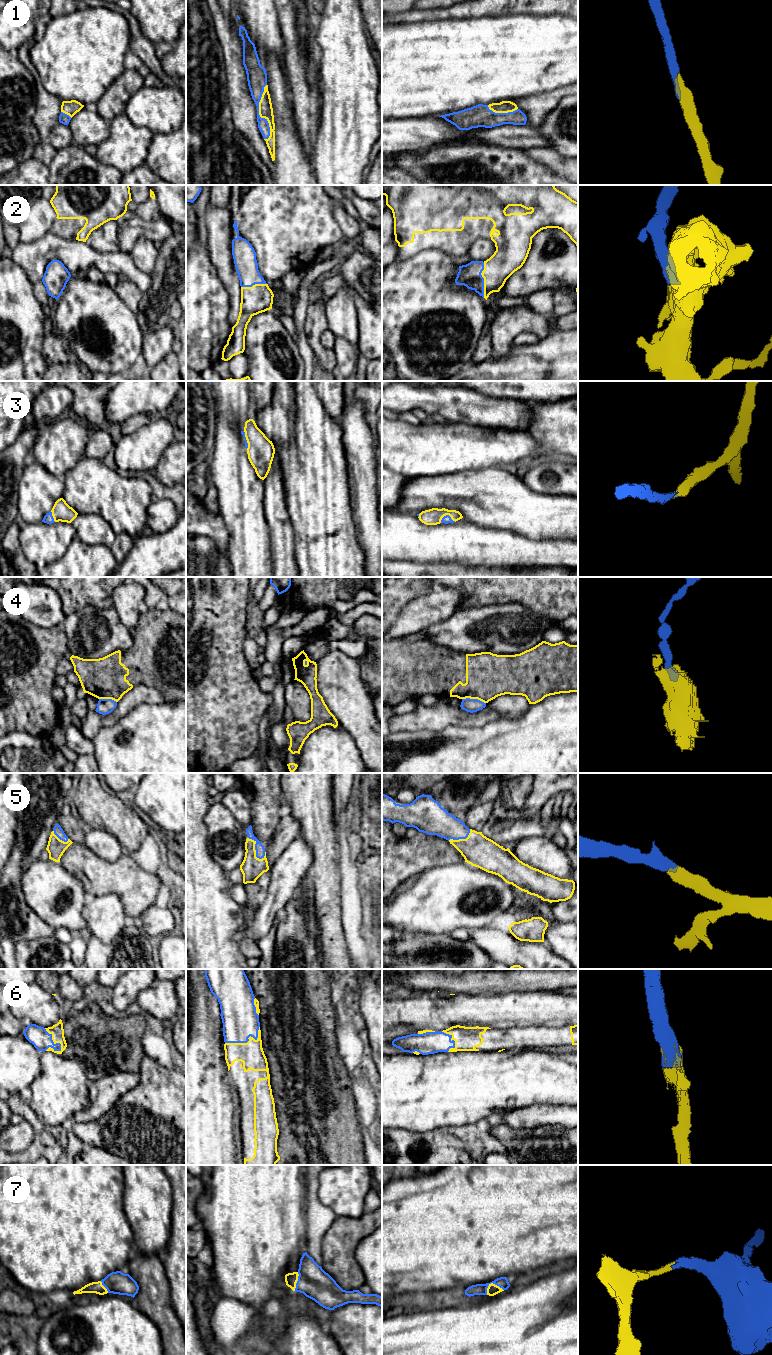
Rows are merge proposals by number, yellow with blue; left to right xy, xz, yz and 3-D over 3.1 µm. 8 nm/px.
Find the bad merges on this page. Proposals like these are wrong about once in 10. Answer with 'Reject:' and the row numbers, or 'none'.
Reject: 4

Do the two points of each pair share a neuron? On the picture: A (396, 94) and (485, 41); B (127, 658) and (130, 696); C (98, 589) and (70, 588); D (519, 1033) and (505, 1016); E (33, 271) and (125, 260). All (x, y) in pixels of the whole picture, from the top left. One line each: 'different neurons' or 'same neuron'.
A: same neuron
B: different neurons
C: same neuron
D: different neurons
E: same neuron

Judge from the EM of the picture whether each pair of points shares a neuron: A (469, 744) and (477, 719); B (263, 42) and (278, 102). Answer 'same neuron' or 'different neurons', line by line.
A: different neurons
B: different neurons

